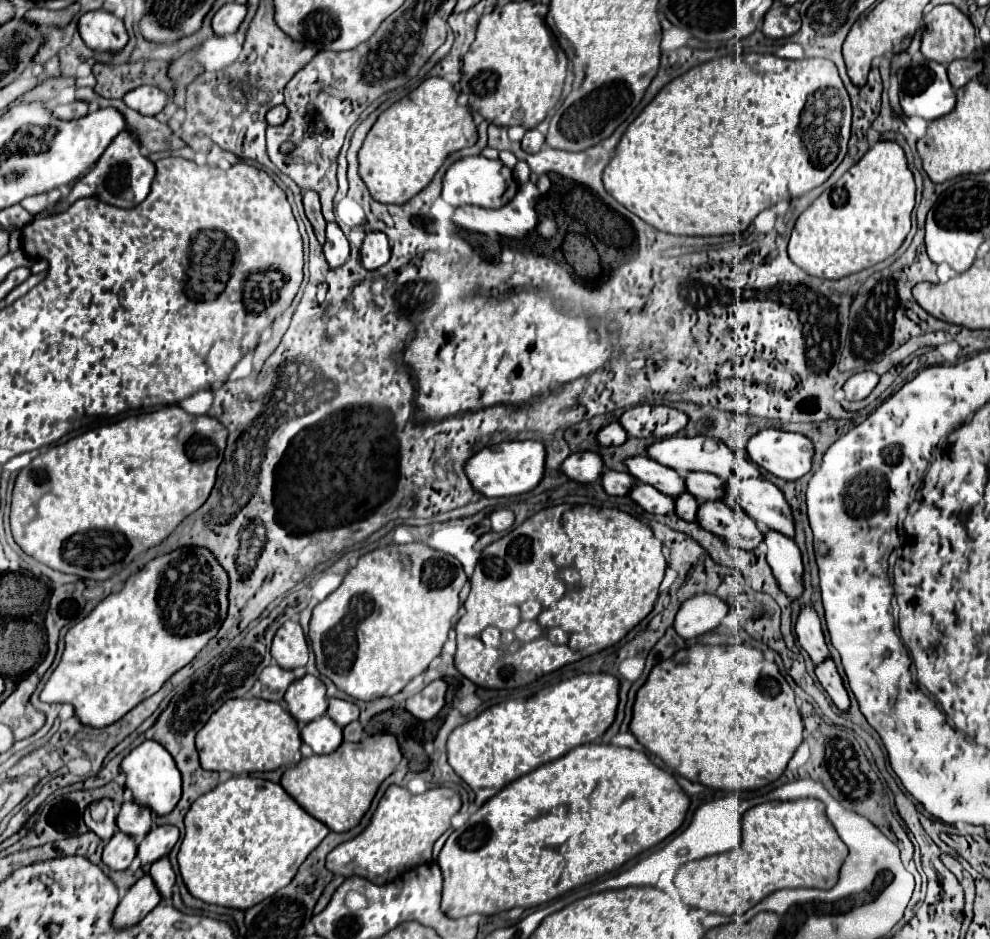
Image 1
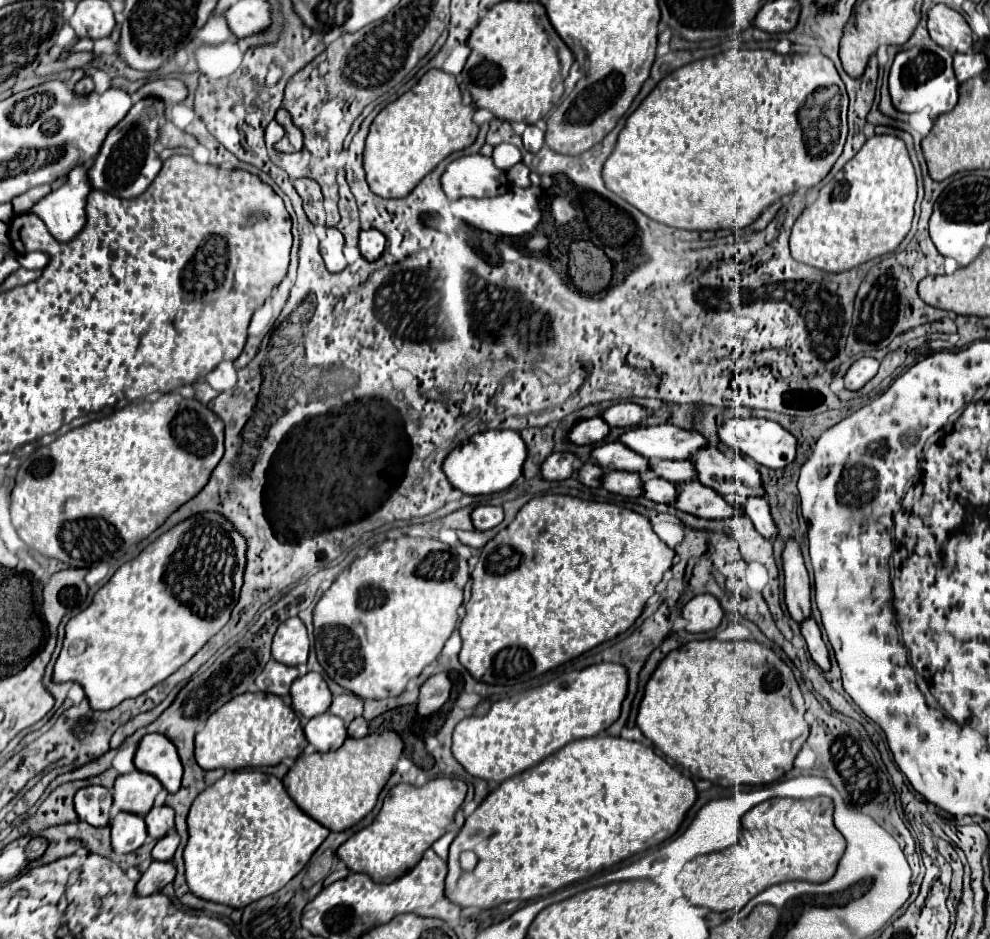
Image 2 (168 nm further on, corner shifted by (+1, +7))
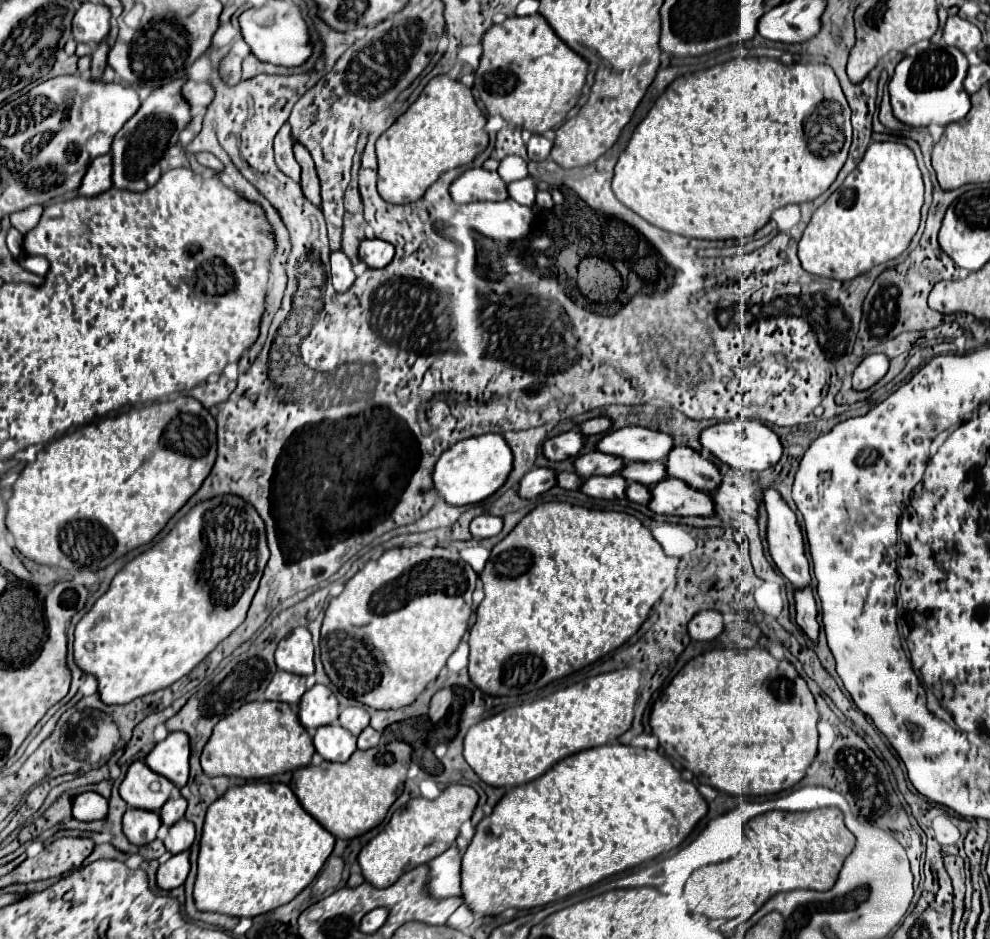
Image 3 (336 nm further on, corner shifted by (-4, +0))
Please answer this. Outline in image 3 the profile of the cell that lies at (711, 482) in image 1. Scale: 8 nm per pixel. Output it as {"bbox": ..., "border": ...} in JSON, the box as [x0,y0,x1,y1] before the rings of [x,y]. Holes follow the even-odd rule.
{"bbox":[621,462,669,486],"border":[[[633,462],[633,464],[625,464],[621,476],[629,482],[633,480],[645,486],[655,486],[657,482],[669,478],[669,472],[665,470],[663,462]]]}

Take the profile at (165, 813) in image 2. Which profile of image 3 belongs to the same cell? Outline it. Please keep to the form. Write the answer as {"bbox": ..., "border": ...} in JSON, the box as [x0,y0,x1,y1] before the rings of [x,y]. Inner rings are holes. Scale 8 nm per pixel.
{"bbox":[159,796,187,826],"border":[[[179,796],[179,798],[171,798],[165,802],[165,806],[161,808],[159,816],[161,816],[161,822],[163,826],[173,826],[175,822],[179,822],[183,816],[185,816],[185,808],[187,808],[187,802]]]}

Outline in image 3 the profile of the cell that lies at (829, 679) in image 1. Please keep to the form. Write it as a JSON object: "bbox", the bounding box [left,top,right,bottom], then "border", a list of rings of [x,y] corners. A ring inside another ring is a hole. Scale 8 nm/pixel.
{"bbox":[795,588,819,644],"border":[[[811,588],[795,592],[795,606],[797,606],[797,624],[807,634],[807,638],[817,644],[819,638],[819,624],[817,624],[817,606],[811,594]]]}

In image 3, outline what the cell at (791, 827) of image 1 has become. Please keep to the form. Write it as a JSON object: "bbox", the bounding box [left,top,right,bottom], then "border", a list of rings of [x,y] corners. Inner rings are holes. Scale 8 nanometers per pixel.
{"bbox":[685,808,855,920],"border":[[[819,808],[811,812],[765,812],[757,818],[749,820],[743,826],[743,848],[739,850],[737,858],[731,858],[729,862],[715,862],[707,864],[701,870],[695,870],[687,884],[685,894],[697,894],[689,896],[689,908],[693,912],[705,914],[707,918],[725,918],[731,920],[739,914],[753,916],[773,894],[787,892],[795,888],[809,888],[809,890],[829,890],[837,874],[845,862],[845,858],[851,854],[855,846],[855,836],[845,828],[843,814],[839,808]]]}

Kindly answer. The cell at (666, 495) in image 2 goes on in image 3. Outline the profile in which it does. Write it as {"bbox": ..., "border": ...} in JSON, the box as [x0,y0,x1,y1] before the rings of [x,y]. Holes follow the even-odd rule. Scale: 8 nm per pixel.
{"bbox":[627,482,649,504],"border":[[[629,482],[627,486],[627,498],[637,502],[637,504],[649,504],[649,488],[643,486],[643,484],[637,484],[637,482]]]}

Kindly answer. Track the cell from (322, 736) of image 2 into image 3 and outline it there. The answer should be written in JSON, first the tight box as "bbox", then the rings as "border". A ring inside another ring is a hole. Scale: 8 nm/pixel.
{"bbox":[313,724,357,762],"border":[[[327,724],[327,726],[317,728],[315,738],[313,738],[315,750],[321,754],[323,760],[329,760],[329,762],[349,760],[349,756],[357,748],[355,742],[357,738],[339,724]]]}

